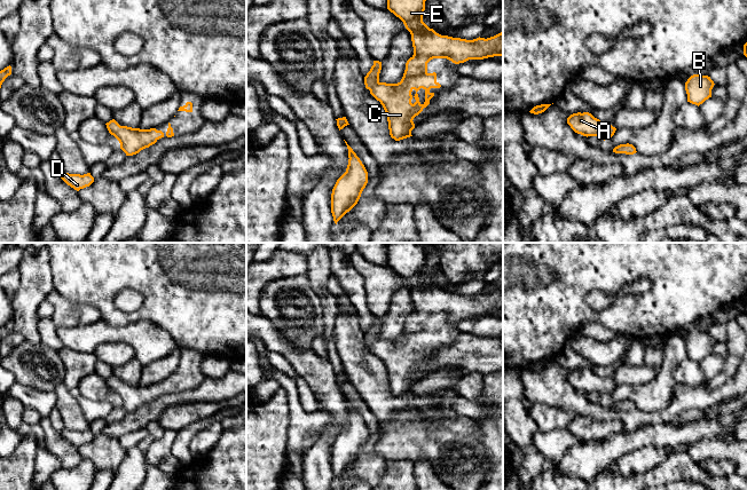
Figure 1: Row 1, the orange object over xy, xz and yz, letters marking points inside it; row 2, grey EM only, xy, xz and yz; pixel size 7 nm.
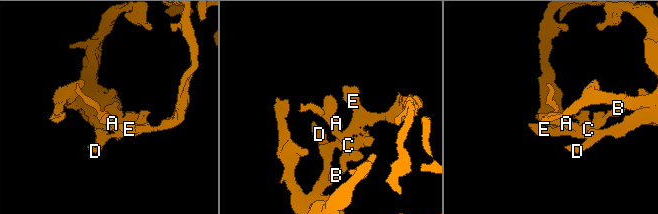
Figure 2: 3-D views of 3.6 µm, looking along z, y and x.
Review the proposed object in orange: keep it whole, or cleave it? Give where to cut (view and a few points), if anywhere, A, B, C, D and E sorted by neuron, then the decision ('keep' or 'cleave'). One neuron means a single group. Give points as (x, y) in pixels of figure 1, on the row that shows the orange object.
cut none; groups A B C D E; keep

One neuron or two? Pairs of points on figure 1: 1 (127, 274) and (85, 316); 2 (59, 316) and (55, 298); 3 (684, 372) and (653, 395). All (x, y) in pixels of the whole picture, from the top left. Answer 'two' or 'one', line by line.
1: two
2: one
3: two

